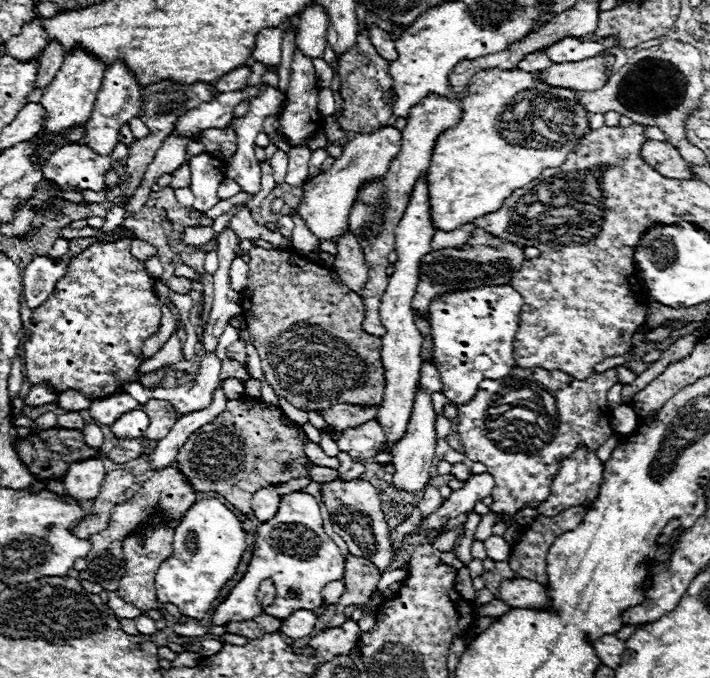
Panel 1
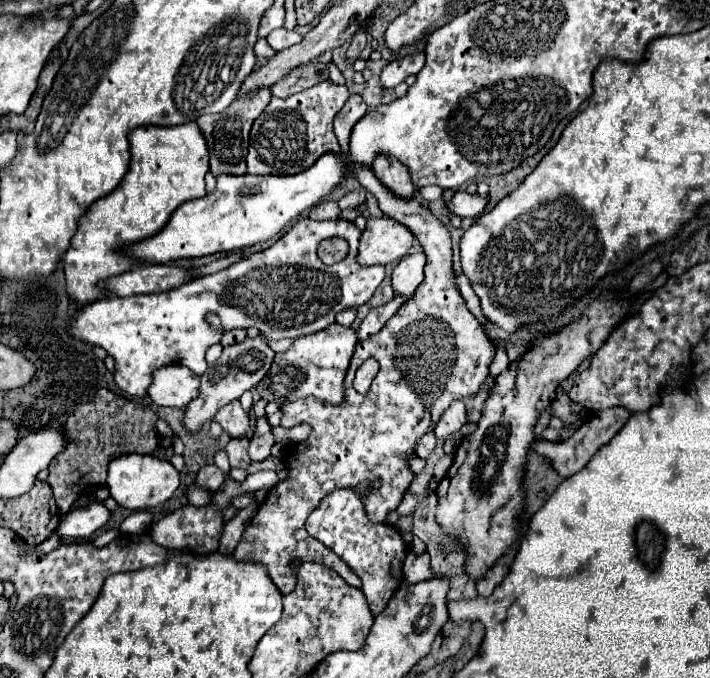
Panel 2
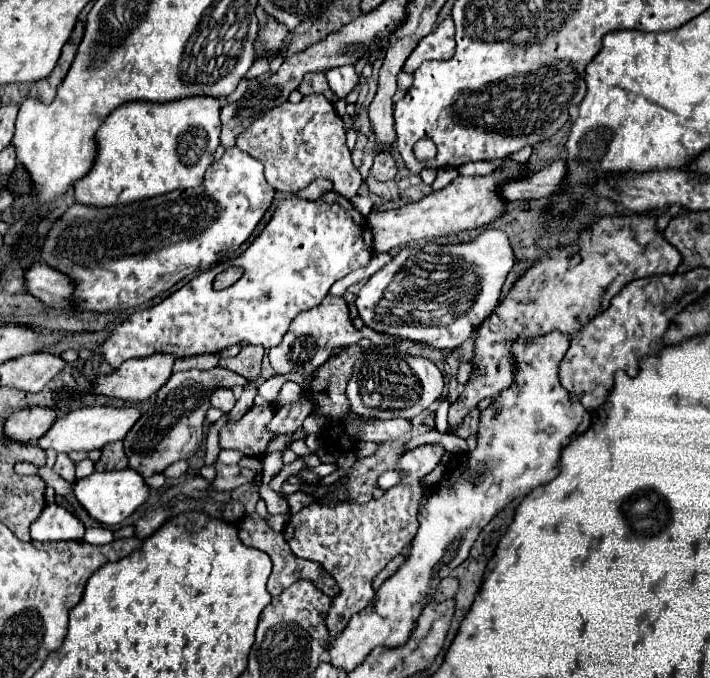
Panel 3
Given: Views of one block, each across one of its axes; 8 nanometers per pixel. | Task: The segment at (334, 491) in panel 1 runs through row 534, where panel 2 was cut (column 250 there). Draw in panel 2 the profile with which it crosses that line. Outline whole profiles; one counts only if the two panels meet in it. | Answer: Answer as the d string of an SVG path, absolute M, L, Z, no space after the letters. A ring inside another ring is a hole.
M264 336L258 338L246 338L242 344L234 344L234 346L226 346L222 350L222 356L212 362L204 374L200 376L200 392L198 392L198 400L192 400L192 404L188 404L188 408L184 408L184 416L182 416L182 426L186 432L196 434L200 432L200 428L210 422L214 418L214 414L226 406L228 402L240 398L246 390L254 388L264 374L268 372L270 364L274 360L274 352L270 350L270 346L266 344Z

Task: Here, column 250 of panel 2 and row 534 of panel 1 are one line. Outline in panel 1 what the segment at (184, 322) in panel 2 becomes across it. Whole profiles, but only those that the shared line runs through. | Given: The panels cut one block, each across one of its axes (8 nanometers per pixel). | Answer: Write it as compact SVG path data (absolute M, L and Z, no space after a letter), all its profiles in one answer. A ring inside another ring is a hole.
M292 492L280 496L280 508L276 516L268 522L262 522L254 530L254 550L252 558L248 562L248 568L244 576L238 580L238 584L228 592L228 596L212 610L210 622L214 626L222 626L226 622L242 622L252 620L256 616L268 614L274 618L284 620L284 616L290 616L292 612L300 608L320 608L322 596L320 590L334 580L344 578L344 556L340 548L326 536L322 526L322 510L314 496L306 492ZM270 578L276 588L276 598L270 606L260 606L256 600L256 590L262 580ZM294 588L300 592L300 598L288 596L288 590Z

